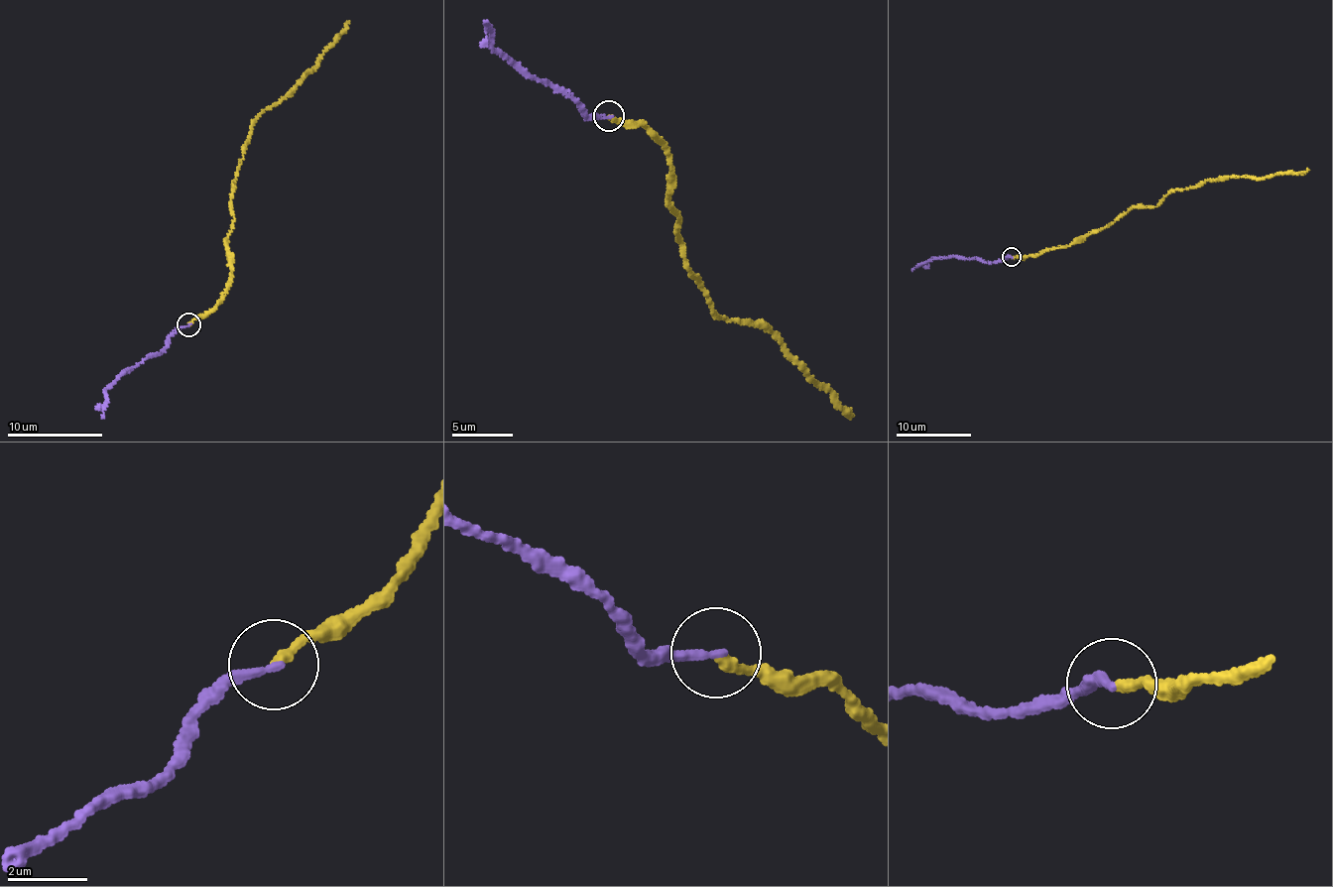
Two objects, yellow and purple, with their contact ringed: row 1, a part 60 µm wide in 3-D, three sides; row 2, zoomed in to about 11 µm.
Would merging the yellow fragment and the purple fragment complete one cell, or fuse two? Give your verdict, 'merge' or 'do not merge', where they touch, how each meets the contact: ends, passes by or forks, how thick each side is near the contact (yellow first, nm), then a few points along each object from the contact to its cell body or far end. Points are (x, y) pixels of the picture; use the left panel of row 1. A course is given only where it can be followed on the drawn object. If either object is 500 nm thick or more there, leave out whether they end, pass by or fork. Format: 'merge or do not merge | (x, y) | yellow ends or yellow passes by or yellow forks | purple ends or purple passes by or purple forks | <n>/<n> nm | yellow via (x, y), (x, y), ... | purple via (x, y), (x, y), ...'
merge | (188, 324) | yellow ends | purple ends | 280/240 nm | yellow via (188, 323), (212, 312), (231, 277), (230, 197), (250, 129), (349, 21) | purple via (188, 323), (177, 326), (159, 353), (120, 372), (105, 392), (108, 399), (101, 418)

